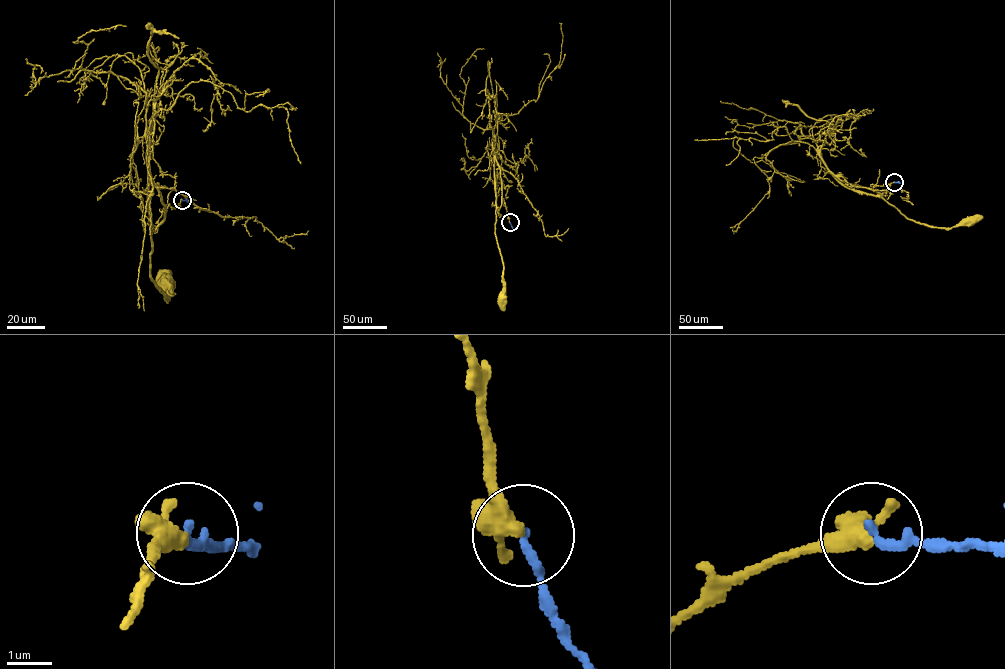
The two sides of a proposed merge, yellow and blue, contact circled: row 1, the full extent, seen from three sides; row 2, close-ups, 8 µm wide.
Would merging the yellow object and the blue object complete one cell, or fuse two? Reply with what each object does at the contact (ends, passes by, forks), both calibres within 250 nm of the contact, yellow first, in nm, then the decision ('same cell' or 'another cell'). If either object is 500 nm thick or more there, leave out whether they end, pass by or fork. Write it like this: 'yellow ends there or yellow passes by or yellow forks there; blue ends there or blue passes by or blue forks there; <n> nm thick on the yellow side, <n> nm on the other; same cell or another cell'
yellow forks there; blue ends there; 300 nm thick on the yellow side, 220 nm on the other; same cell

